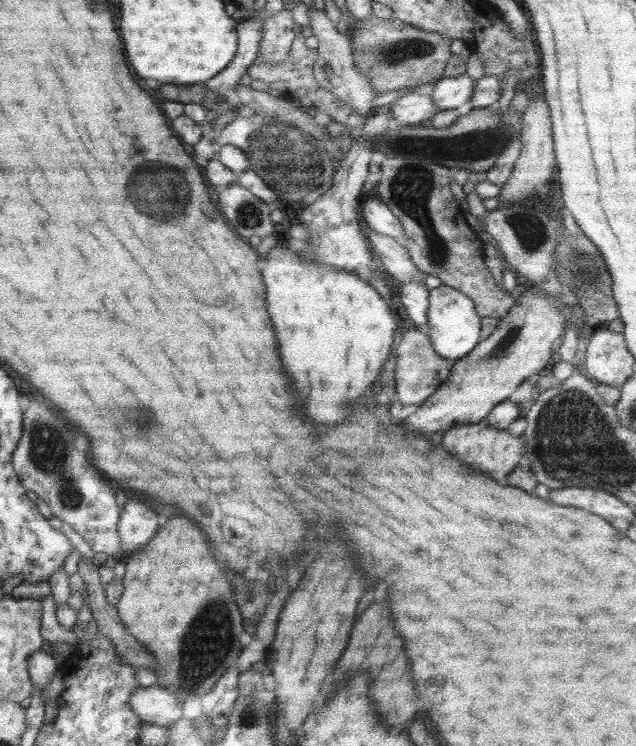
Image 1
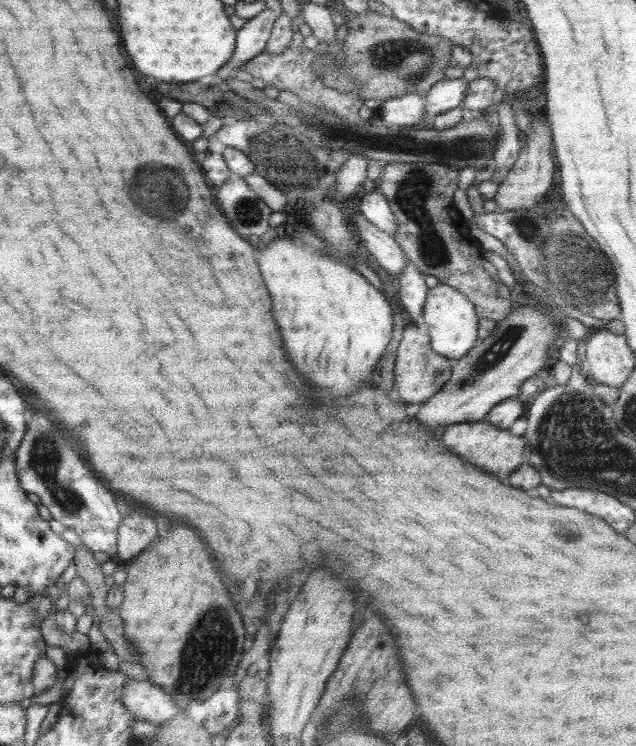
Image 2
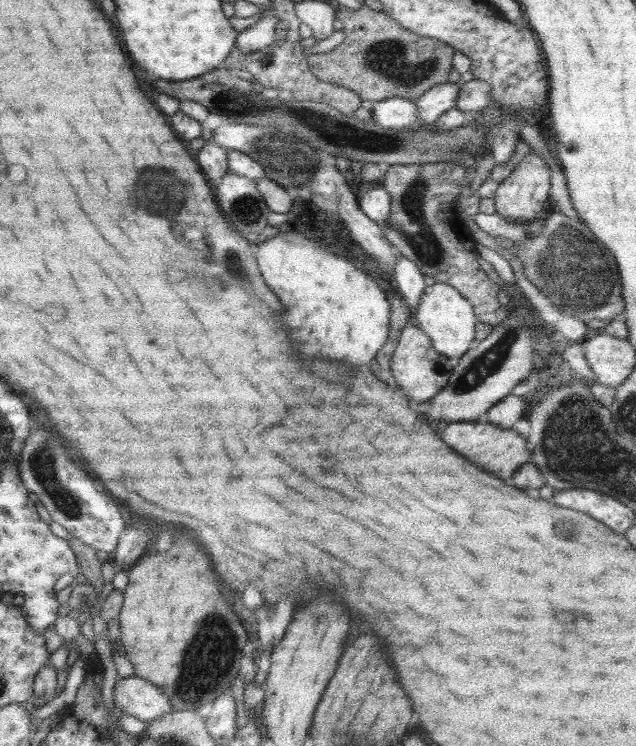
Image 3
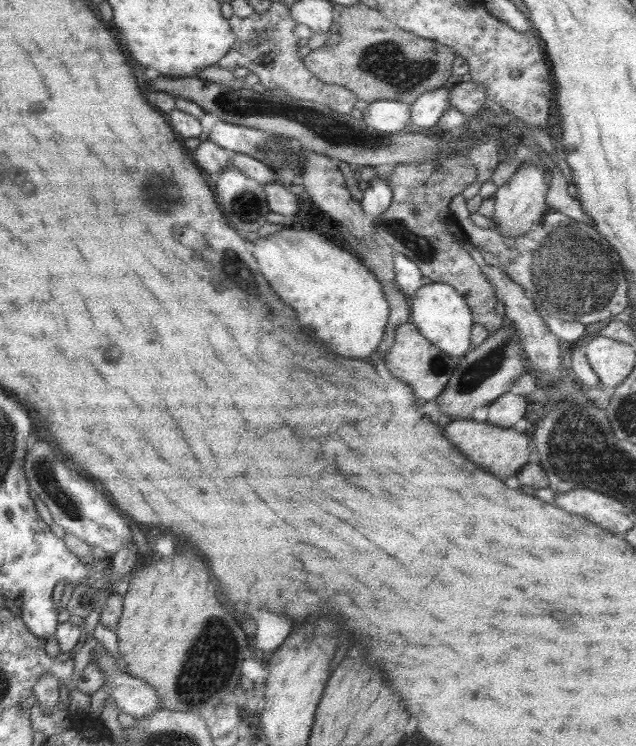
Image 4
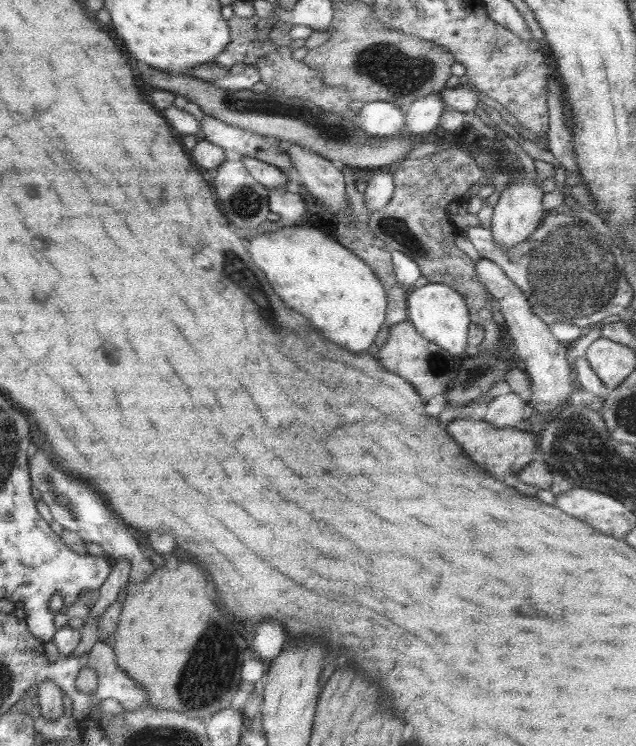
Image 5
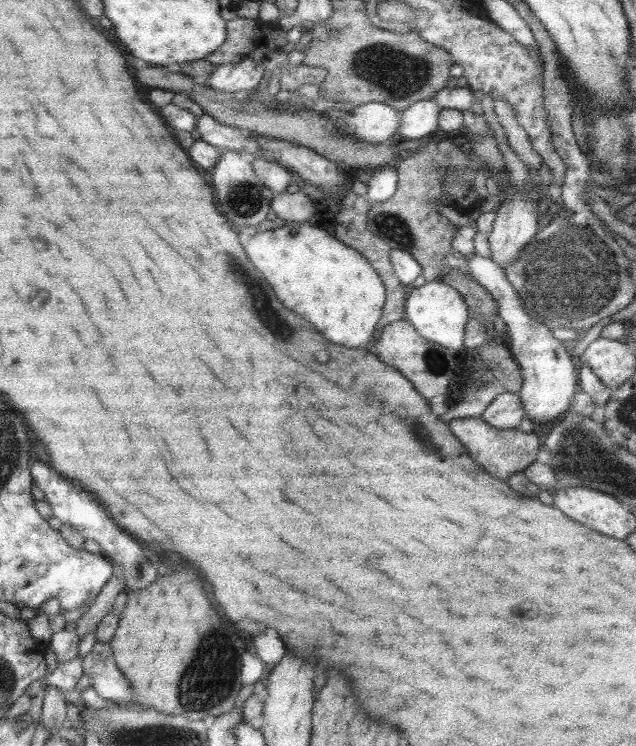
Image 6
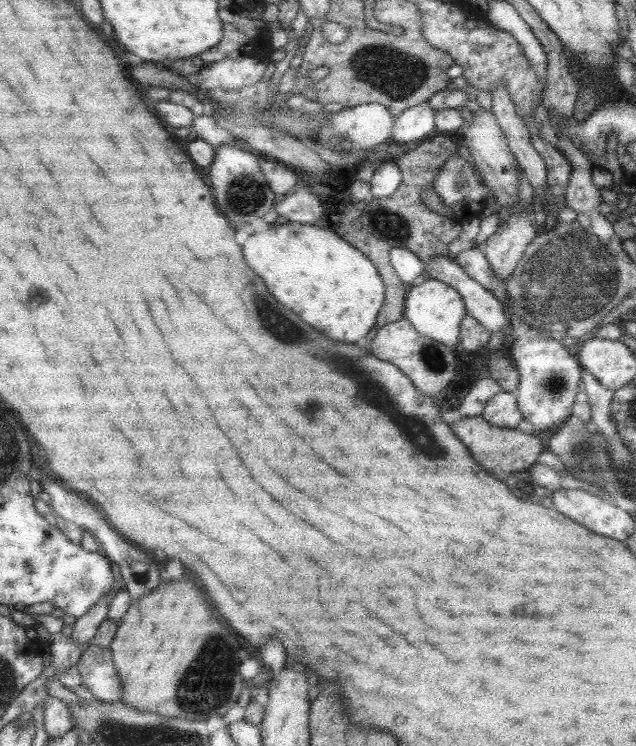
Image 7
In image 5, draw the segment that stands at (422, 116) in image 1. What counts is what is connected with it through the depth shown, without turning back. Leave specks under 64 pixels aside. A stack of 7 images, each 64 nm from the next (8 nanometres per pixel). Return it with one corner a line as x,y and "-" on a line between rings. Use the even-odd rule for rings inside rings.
381,101
363,103
351,121
361,131
375,137
398,135
403,130
403,112
399,106

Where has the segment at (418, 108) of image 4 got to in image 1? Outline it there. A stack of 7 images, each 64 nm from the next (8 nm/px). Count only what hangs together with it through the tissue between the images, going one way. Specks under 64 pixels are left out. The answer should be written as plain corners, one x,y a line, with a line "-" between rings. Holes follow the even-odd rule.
466,73
455,77
441,77
432,84
429,89
431,91
431,99
435,110
451,110
465,102
469,102
471,98
471,90
473,90
473,82

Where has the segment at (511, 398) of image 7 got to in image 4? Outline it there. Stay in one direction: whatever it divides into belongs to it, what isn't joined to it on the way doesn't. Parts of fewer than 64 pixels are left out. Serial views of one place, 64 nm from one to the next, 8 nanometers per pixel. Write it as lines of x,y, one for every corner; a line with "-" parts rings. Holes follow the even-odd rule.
505,391
499,398
487,405
485,420
490,425
510,428
519,419
528,416
530,416
528,397

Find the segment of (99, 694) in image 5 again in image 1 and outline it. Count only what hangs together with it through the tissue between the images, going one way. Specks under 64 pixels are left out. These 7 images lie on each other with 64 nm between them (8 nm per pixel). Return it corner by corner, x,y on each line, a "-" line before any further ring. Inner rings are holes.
154,684
149,687
137,686
128,704
142,724
167,728
181,717
183,702
171,691

